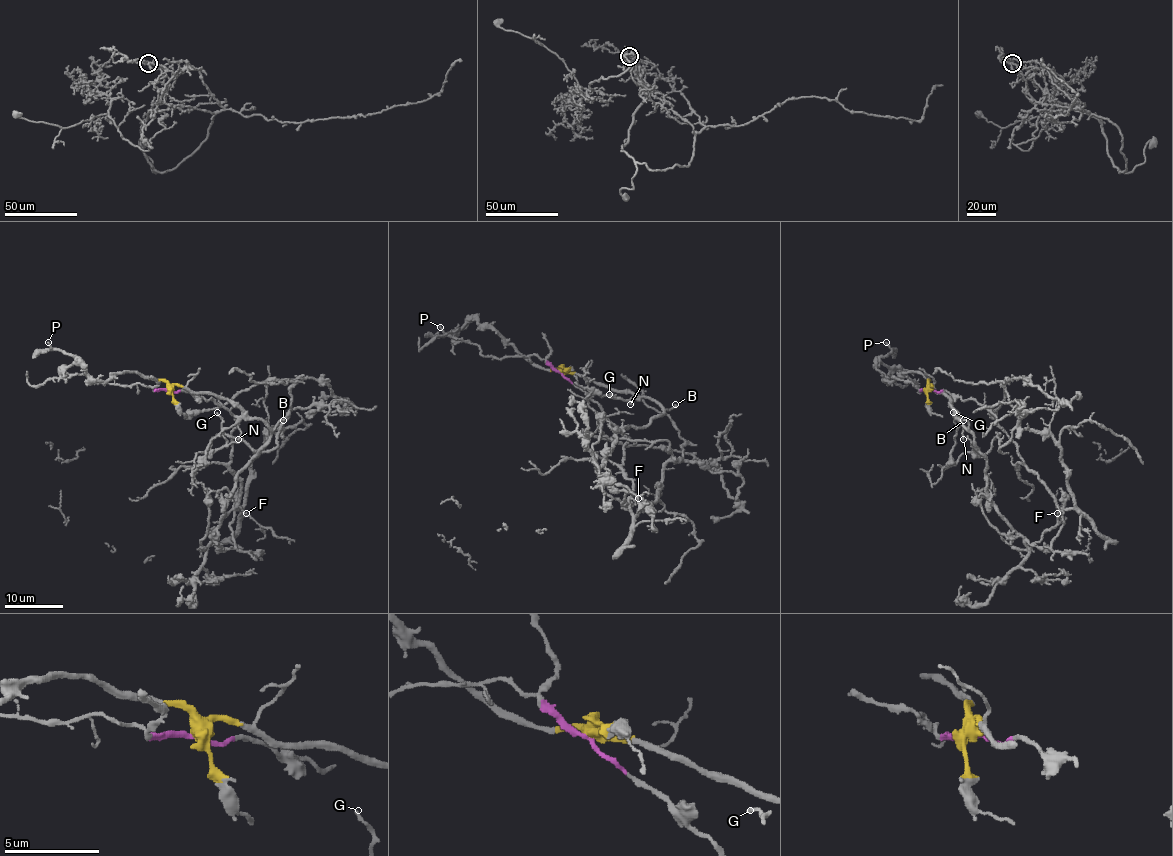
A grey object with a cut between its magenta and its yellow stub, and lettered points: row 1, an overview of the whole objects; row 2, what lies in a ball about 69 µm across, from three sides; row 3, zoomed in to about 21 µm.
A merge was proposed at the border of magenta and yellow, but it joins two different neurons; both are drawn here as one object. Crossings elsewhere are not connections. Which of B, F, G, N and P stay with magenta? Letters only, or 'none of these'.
F

